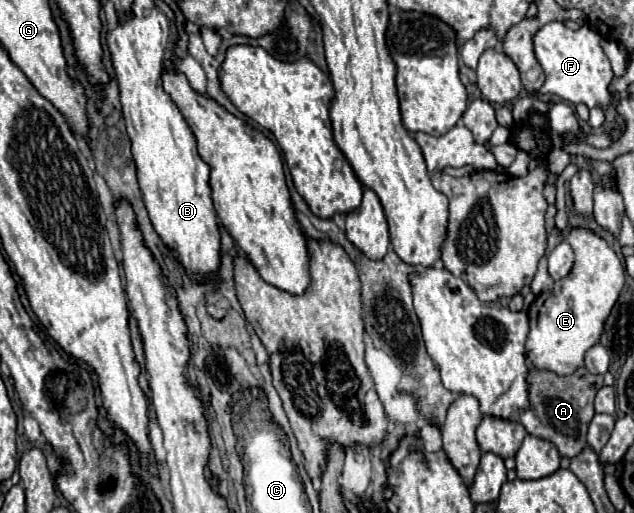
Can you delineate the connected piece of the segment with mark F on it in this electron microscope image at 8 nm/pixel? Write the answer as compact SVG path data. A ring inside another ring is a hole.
M549 22L535 34L535 56L545 70L545 84L541 88L543 94L555 94L571 104L585 104L587 108L601 108L613 104L613 94L609 90L615 74L611 70L611 62L605 56L601 44L601 36L591 26L581 26L579 30L569 30L563 22Z

